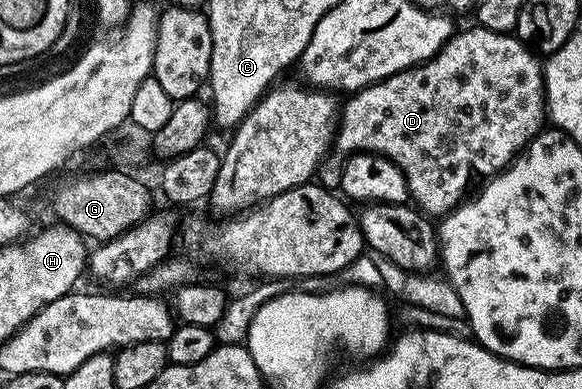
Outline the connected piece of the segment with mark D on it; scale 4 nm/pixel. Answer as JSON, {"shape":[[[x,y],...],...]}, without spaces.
{"shape":[[[471,25],[467,31],[459,30],[455,33],[427,63],[417,67],[409,67],[392,77],[388,77],[384,81],[365,87],[362,91],[355,91],[347,99],[350,100],[347,103],[343,102],[340,107],[338,129],[332,144],[333,150],[335,152],[339,151],[342,157],[349,157],[355,153],[369,153],[382,155],[386,159],[392,160],[400,169],[400,173],[404,173],[413,202],[430,217],[435,217],[434,215],[445,217],[459,203],[463,202],[464,196],[467,194],[467,192],[465,193],[466,186],[474,179],[474,171],[478,175],[493,177],[498,172],[506,170],[521,155],[522,150],[544,130],[548,123],[546,76],[539,56],[513,34],[496,33],[492,29],[484,29],[477,25]]]}

